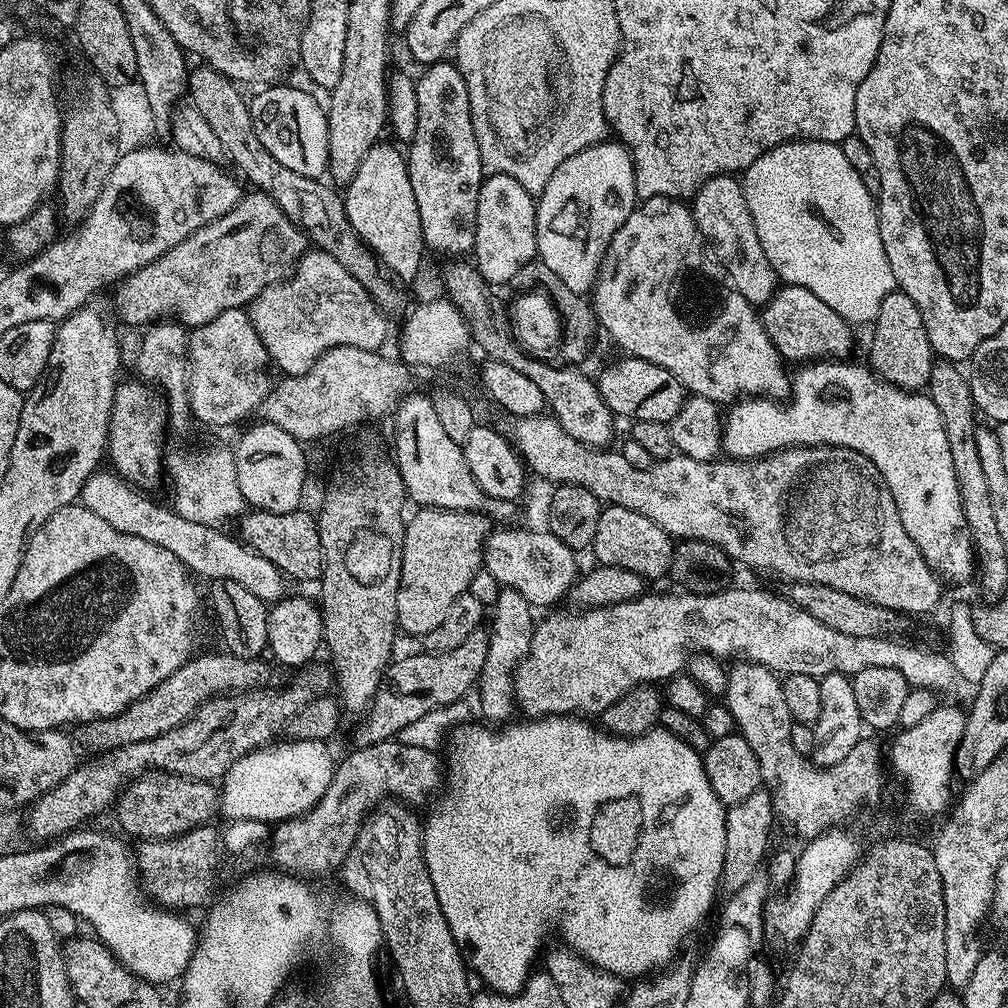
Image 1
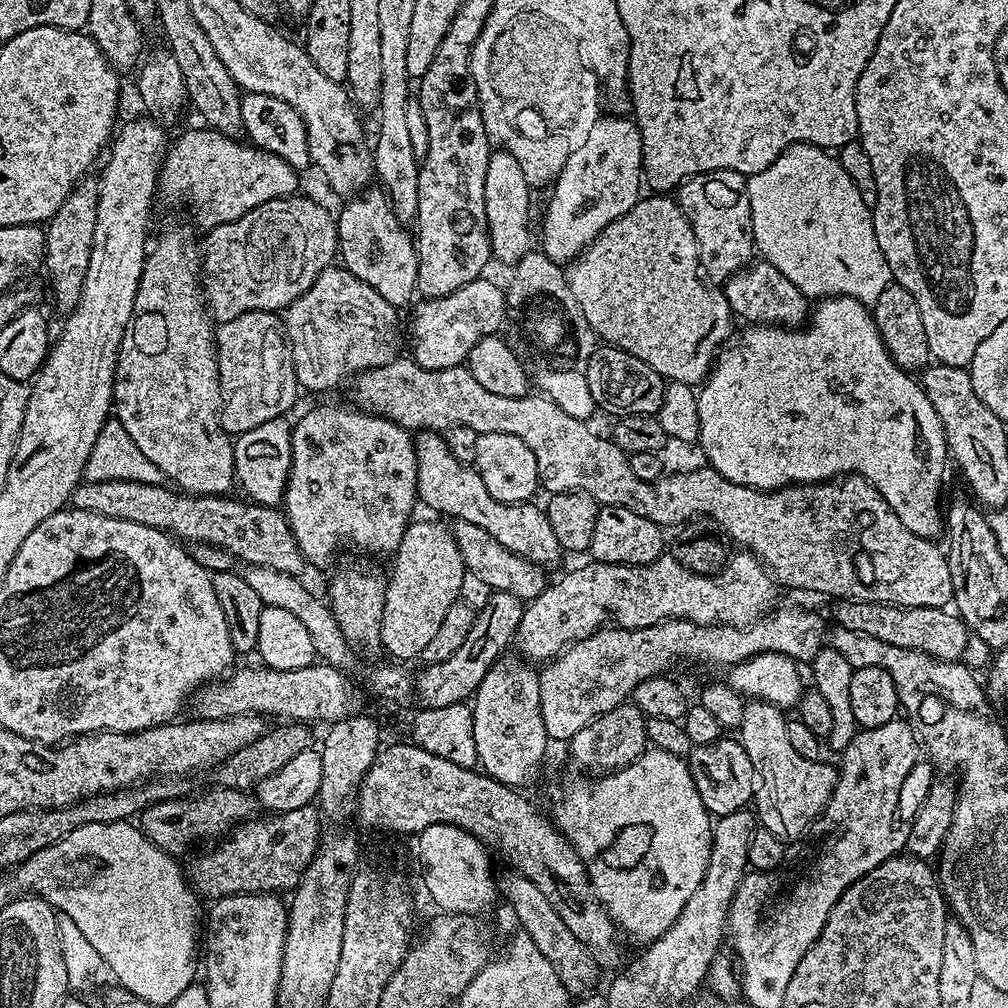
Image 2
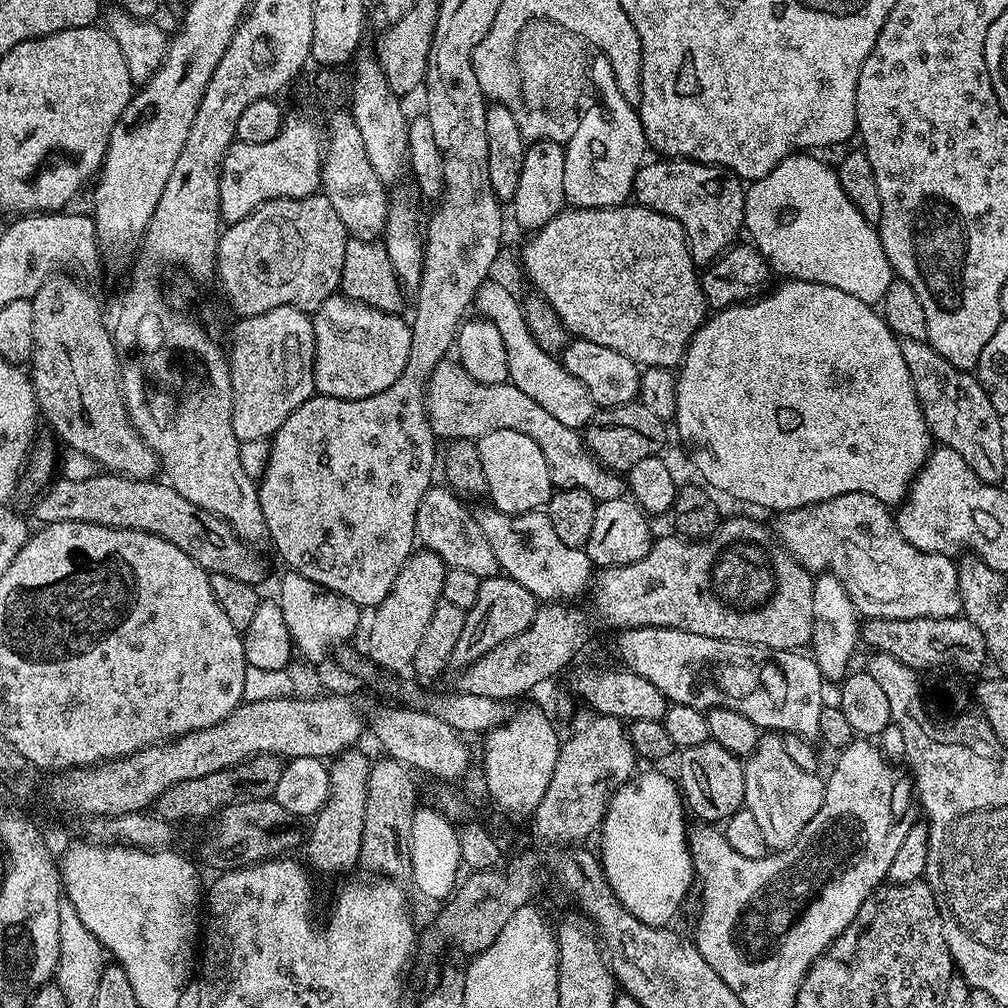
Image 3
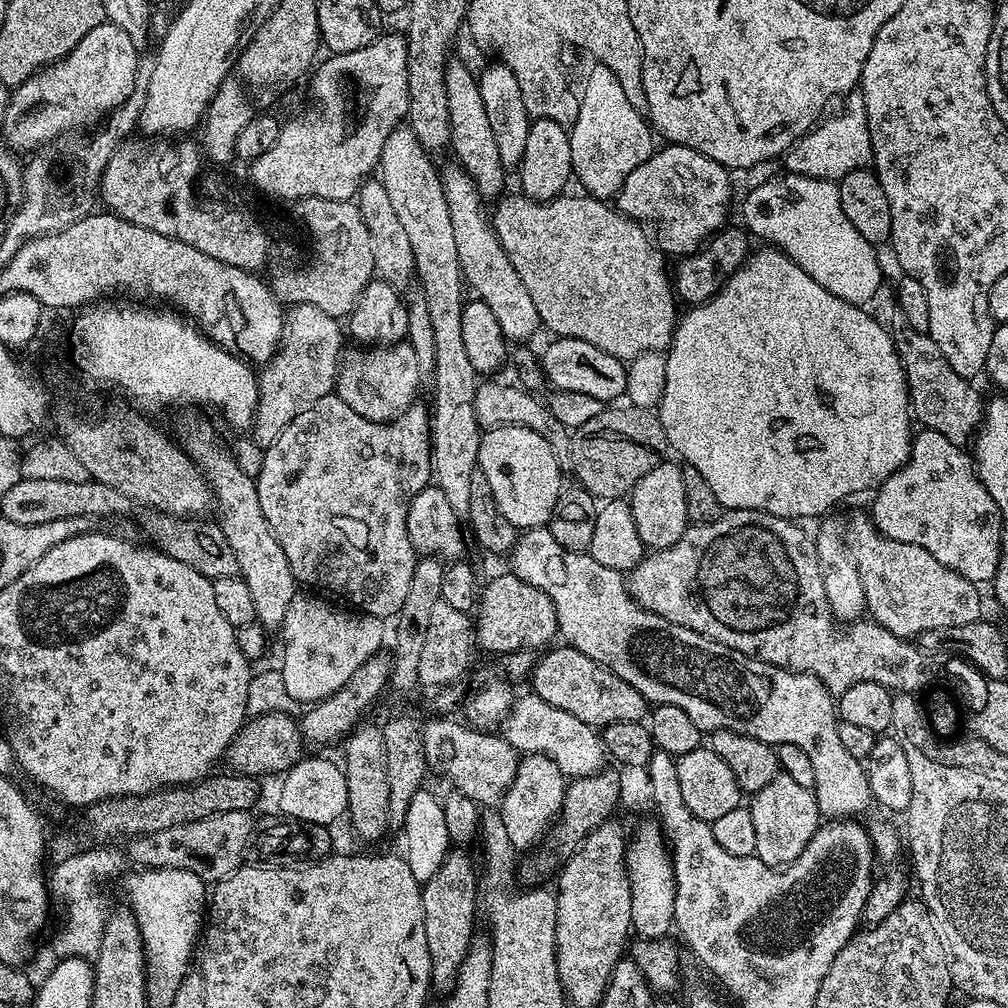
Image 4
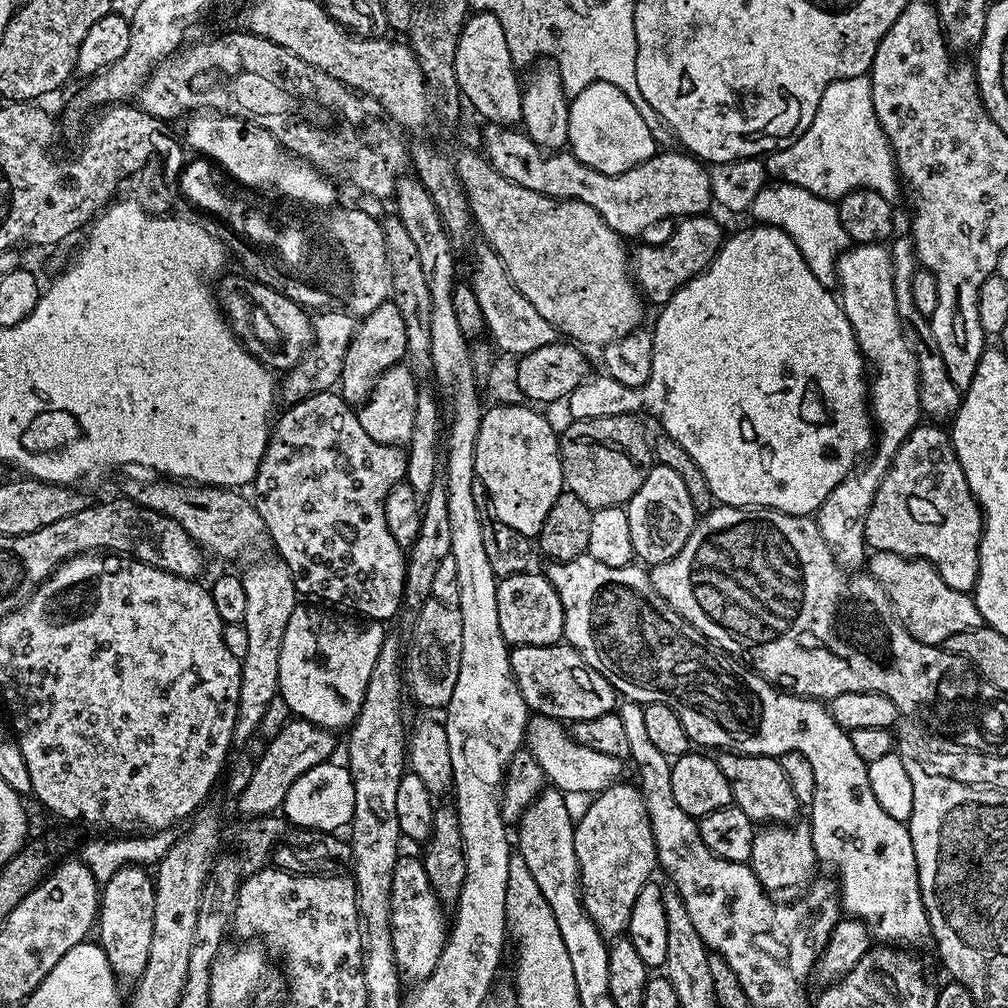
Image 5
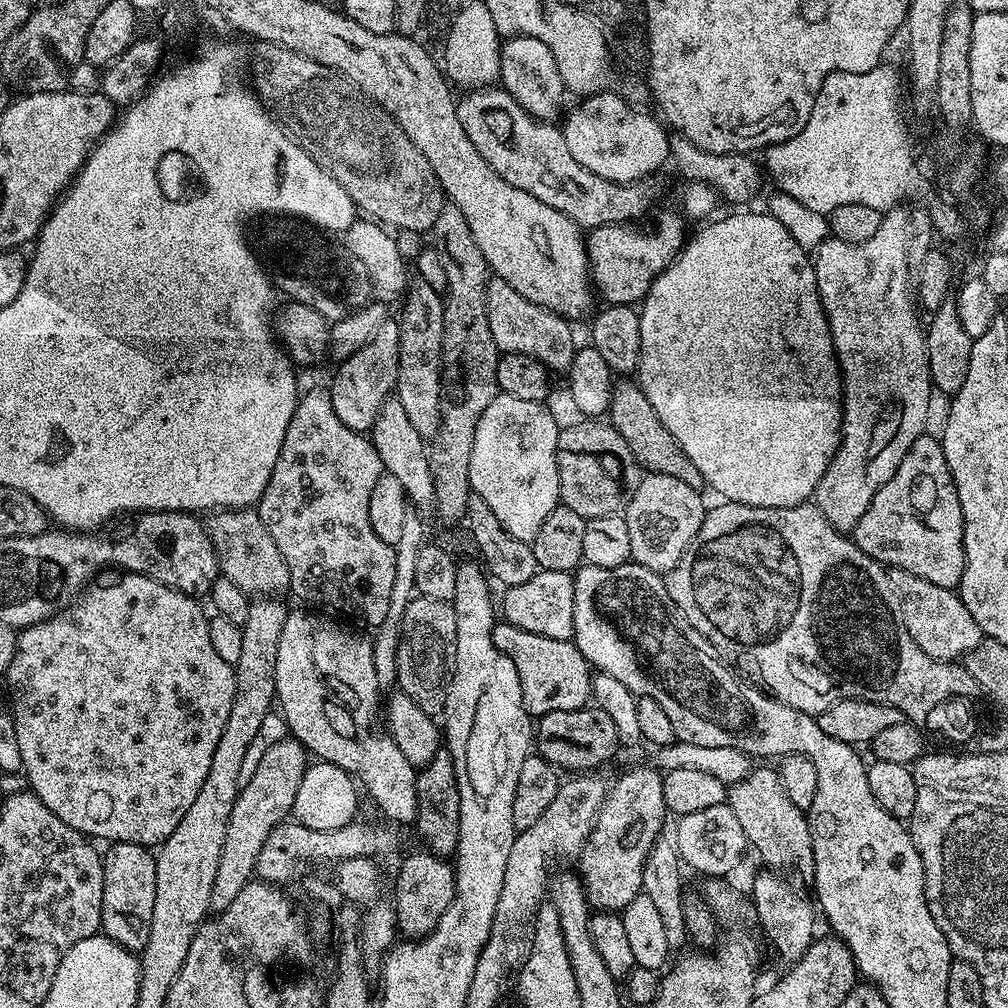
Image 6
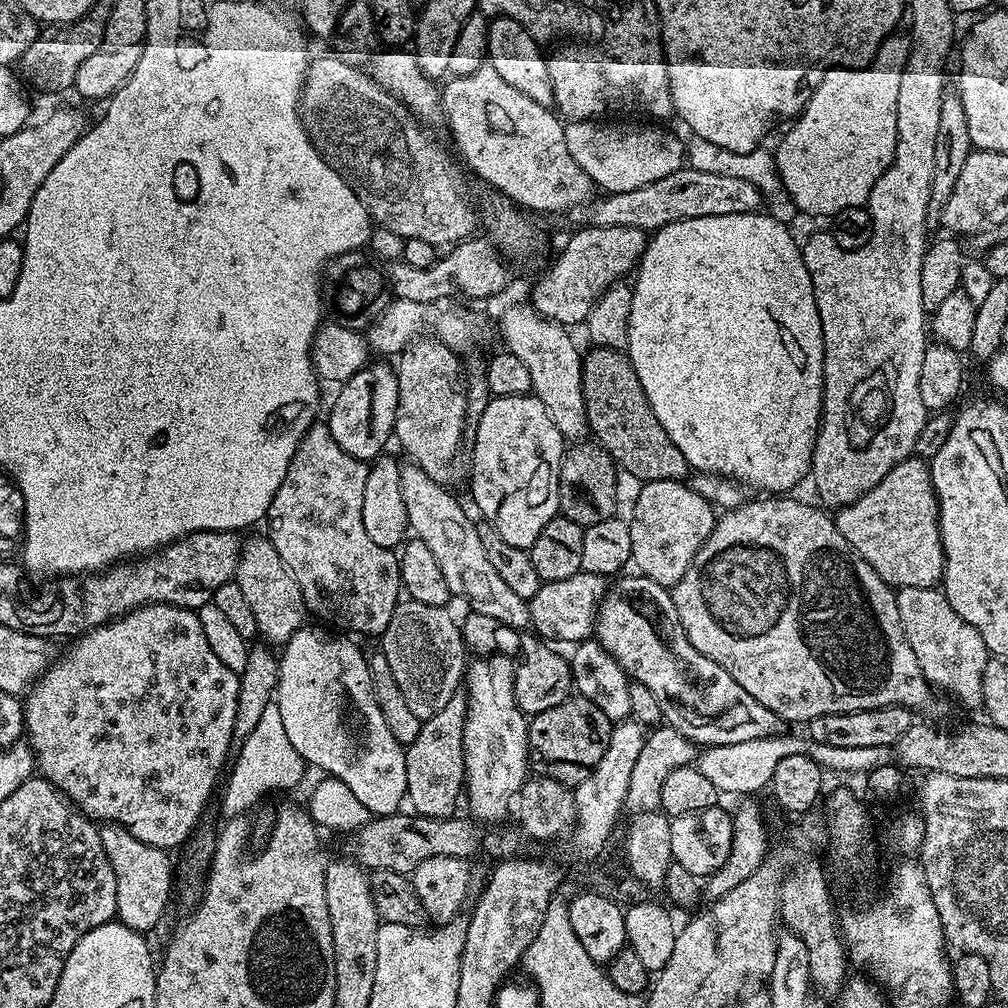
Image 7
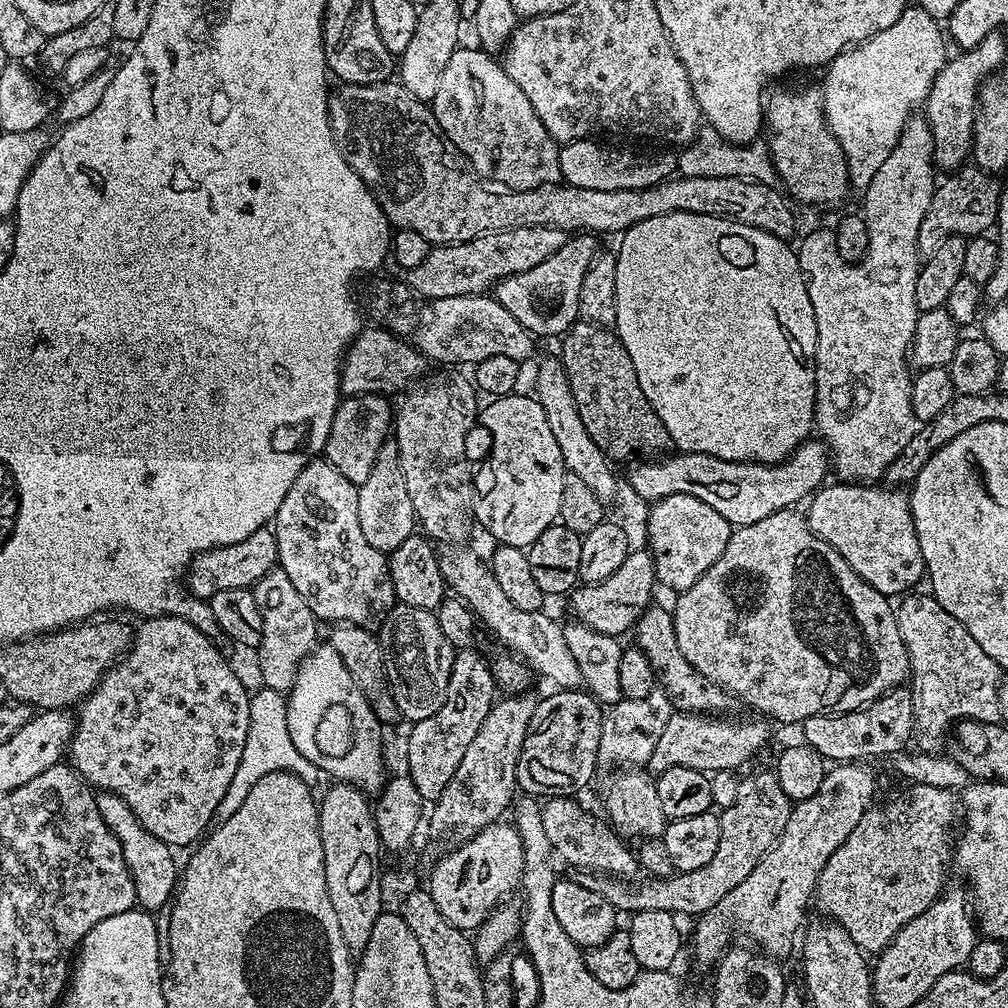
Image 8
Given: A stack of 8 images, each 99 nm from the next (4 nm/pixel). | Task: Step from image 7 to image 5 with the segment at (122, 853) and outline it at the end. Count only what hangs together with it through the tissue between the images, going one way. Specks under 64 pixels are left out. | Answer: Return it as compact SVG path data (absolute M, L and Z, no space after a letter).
M126 864L119 868L114 878L103 881L100 893L100 910L98 913L98 943L110 962L110 968L117 981L135 982L139 980L142 970L146 970L146 958L150 958L150 938L154 934L154 898L156 885L147 867L138 864Z

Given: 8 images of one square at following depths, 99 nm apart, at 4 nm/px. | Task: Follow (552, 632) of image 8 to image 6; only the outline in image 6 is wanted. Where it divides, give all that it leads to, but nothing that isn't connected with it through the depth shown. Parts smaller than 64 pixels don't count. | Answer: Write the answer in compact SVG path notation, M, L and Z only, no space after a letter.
M389 398L380 407L378 418L370 429L370 439L382 458L384 471L394 474L394 478L402 482L402 490L410 501L411 507L416 510L431 509L434 505L434 478L430 478L426 444L418 434L418 430L414 430L414 426L411 425L410 417L406 414L400 400Z

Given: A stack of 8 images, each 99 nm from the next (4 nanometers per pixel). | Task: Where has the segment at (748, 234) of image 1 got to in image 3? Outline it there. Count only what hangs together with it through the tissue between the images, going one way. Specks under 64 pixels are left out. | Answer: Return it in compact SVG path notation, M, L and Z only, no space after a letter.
M656 158L656 161L645 163L636 173L634 200L643 208L658 210L670 218L674 218L688 239L688 249L692 261L697 266L707 266L713 260L737 243L744 227L744 194L746 188L740 177L726 168L718 168L715 164L699 164L697 160L678 160L675 158Z

